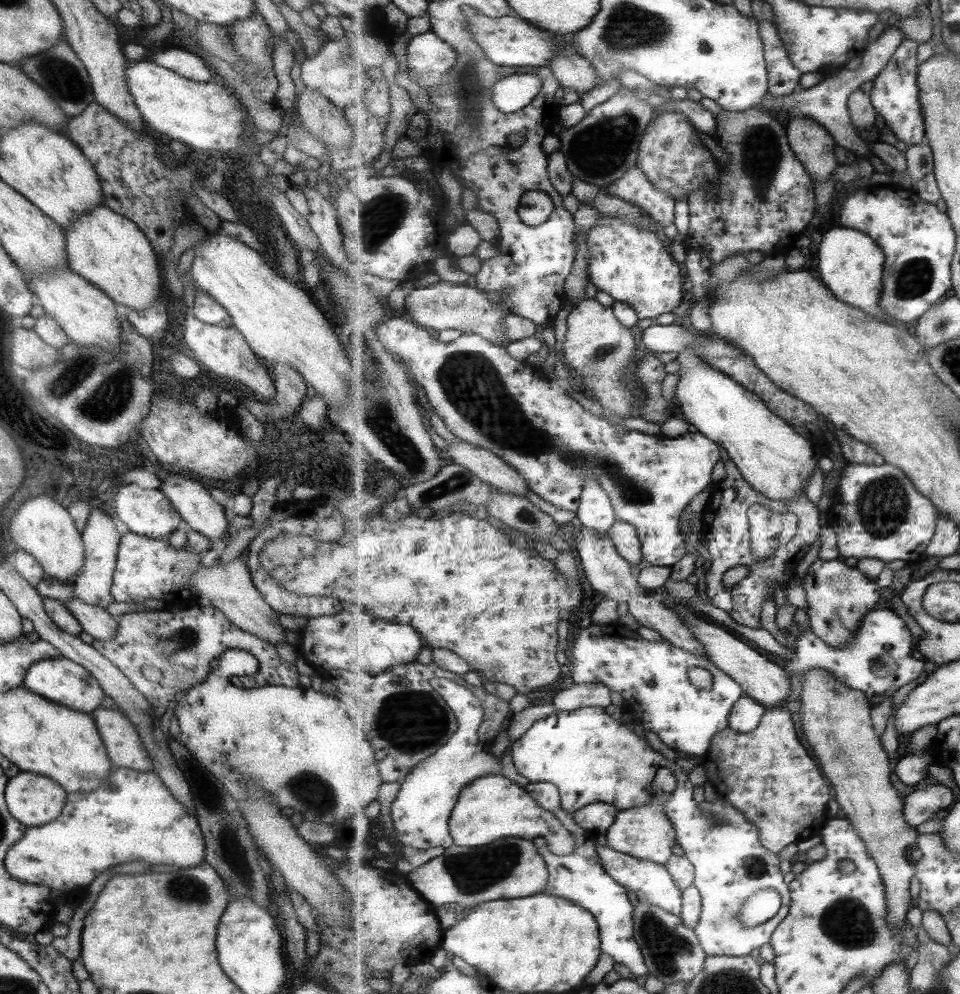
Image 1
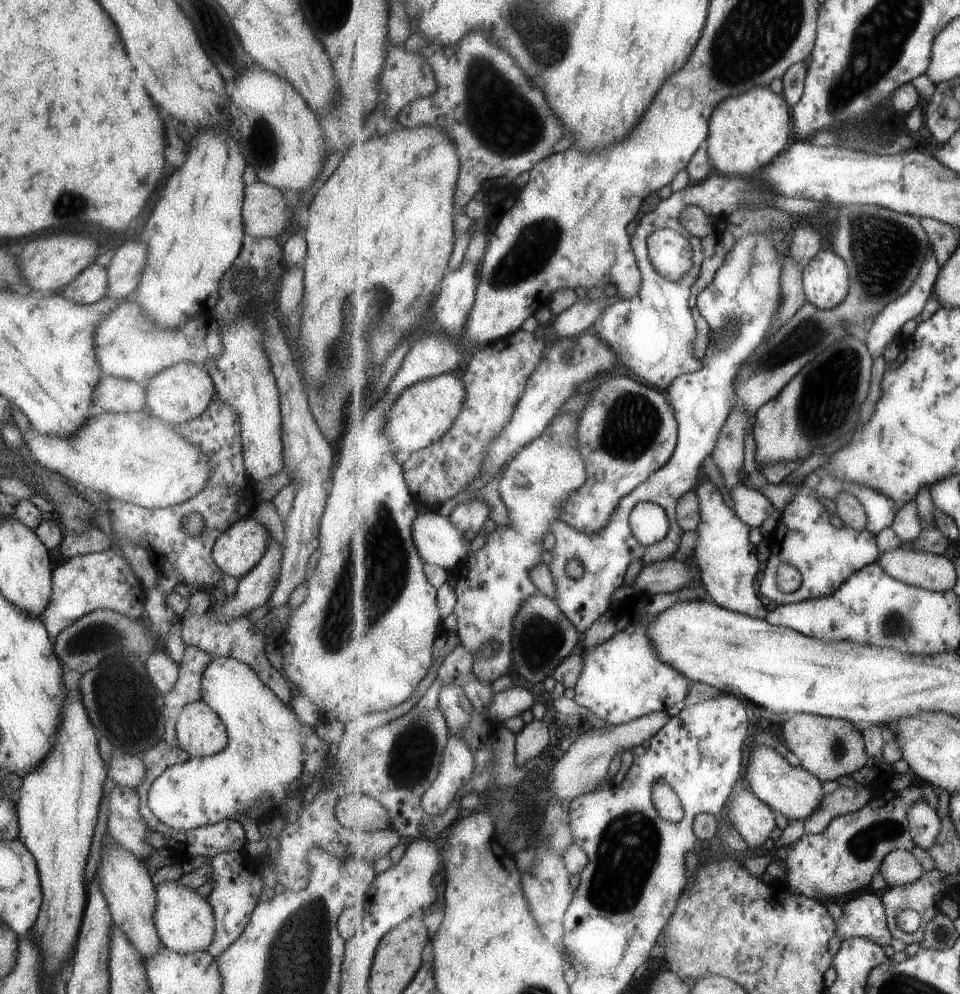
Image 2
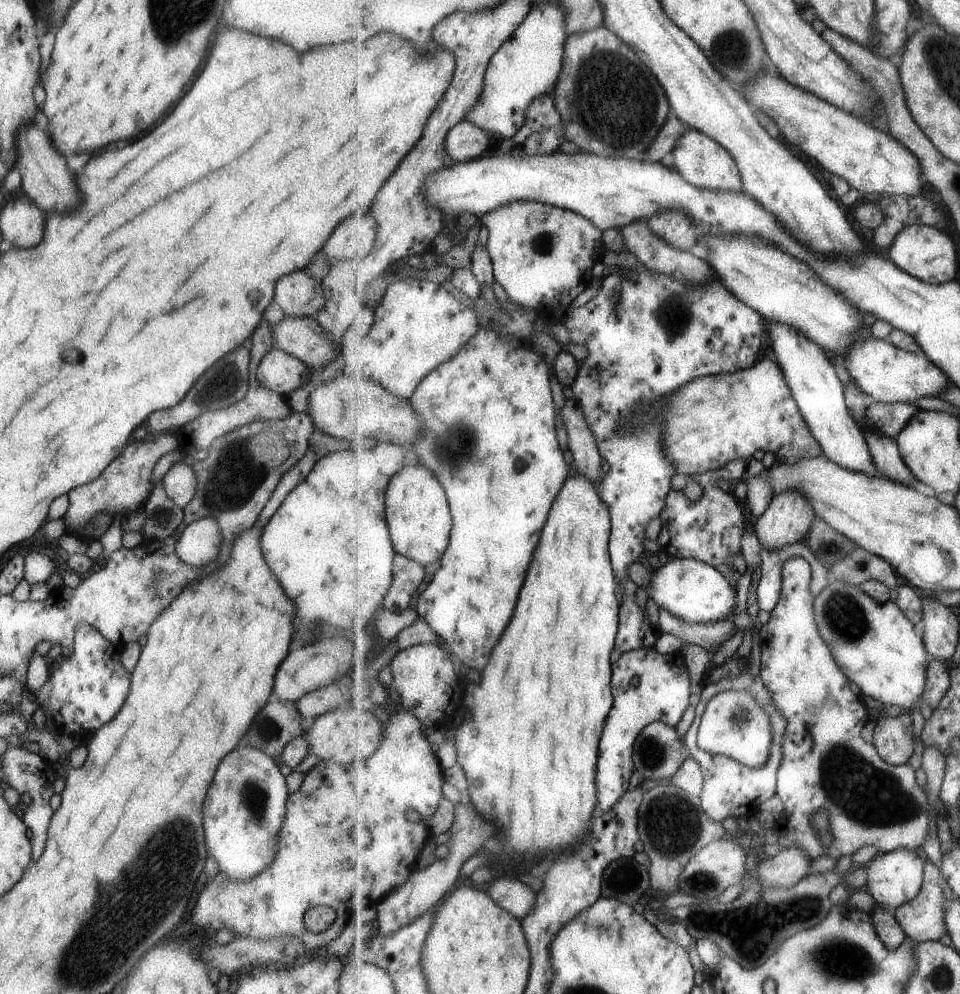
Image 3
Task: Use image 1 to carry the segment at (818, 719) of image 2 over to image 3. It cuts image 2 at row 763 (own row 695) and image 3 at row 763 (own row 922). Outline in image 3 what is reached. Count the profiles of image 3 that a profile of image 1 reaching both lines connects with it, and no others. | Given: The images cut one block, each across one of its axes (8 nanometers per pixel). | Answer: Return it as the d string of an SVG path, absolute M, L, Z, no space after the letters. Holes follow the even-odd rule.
M891 711L877 721L874 744L880 755L892 765L909 762L915 752L916 733L911 713Z

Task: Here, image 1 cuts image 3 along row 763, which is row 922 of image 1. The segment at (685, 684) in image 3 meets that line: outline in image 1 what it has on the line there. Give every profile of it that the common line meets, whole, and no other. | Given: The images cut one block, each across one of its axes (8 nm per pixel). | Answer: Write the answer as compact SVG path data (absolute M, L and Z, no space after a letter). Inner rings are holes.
M529 783L525 786L529 795L537 799L537 803L557 816L558 820L569 829L577 839L577 849L568 855L558 855L549 848L549 841L544 838L535 838L533 843L539 852L545 856L547 868L549 869L549 883L545 894L559 896L581 905L596 916L599 923L600 935L602 940L602 952L609 954L611 958L619 964L625 965L637 976L648 976L650 974L647 963L645 962L644 952L641 950L639 942L636 939L635 928L635 906L621 884L607 873L601 857L599 856L595 844L595 833L588 833L581 828L575 821L574 814L566 812L562 808L562 798L560 789L552 783Z

